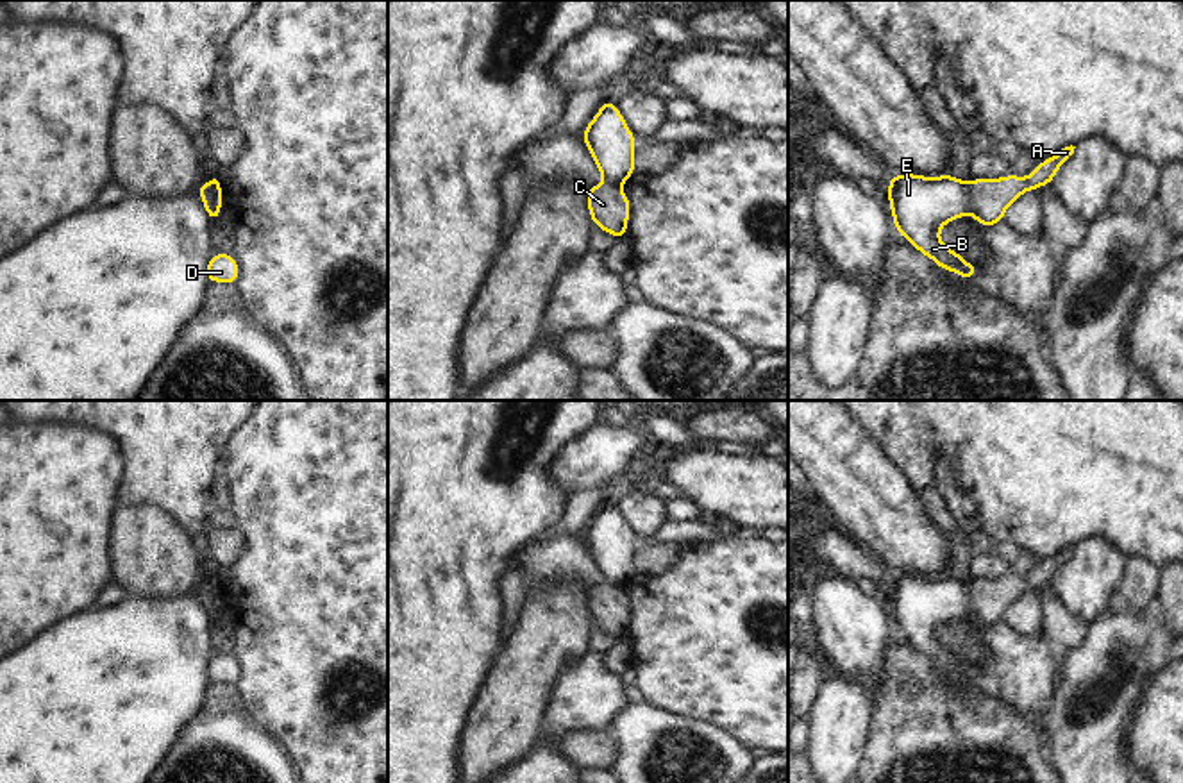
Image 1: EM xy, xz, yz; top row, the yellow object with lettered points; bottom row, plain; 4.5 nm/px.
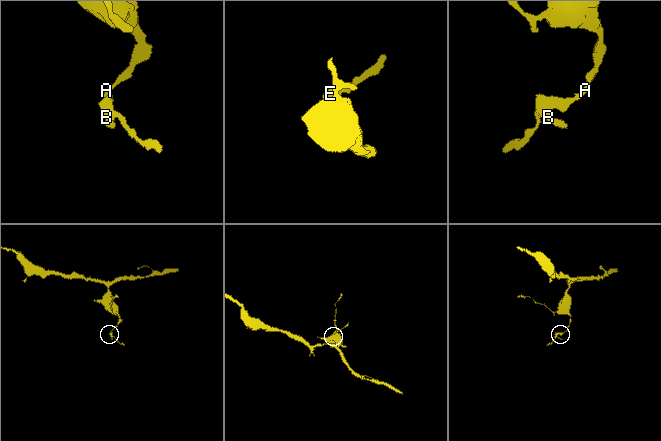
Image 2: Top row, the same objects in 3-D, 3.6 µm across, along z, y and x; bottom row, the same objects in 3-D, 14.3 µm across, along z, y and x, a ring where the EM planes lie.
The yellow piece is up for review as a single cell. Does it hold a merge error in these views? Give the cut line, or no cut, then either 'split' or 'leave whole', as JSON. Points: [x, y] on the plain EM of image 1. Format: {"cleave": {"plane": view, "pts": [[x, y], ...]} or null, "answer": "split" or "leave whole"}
{"cleave": {"plane": "xy", "pts": [[211, 580], [208, 605], [213, 610]]}, "answer": "split"}

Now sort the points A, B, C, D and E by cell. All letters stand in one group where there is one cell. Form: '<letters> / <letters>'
A C / B D E

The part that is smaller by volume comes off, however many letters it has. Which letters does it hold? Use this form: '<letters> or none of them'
B, D, E

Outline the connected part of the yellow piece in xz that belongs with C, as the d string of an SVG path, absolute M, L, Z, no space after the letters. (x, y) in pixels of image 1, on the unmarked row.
M606 581L588 588L588 613L592 622L620 640L627 633L631 602L624 595L622 586L611 586Z

